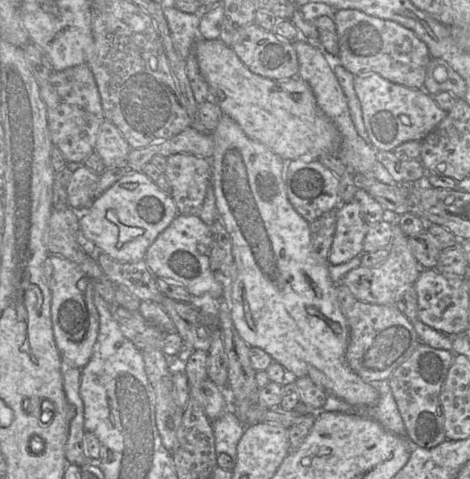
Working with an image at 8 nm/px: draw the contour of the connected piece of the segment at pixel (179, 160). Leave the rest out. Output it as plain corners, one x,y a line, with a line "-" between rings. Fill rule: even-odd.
174,154
167,157
164,174
178,213
199,216
210,186
209,159
191,154

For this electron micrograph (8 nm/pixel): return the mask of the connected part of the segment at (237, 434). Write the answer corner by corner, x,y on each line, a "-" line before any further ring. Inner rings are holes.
224,412
220,418
212,422
212,429
217,455
227,454
235,463
237,444
244,433
245,426
234,414

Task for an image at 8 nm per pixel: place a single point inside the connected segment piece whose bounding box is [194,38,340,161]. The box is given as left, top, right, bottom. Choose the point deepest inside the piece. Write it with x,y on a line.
283,115

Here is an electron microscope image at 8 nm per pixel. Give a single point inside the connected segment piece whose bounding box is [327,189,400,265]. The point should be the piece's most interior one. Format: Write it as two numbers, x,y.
354,219

